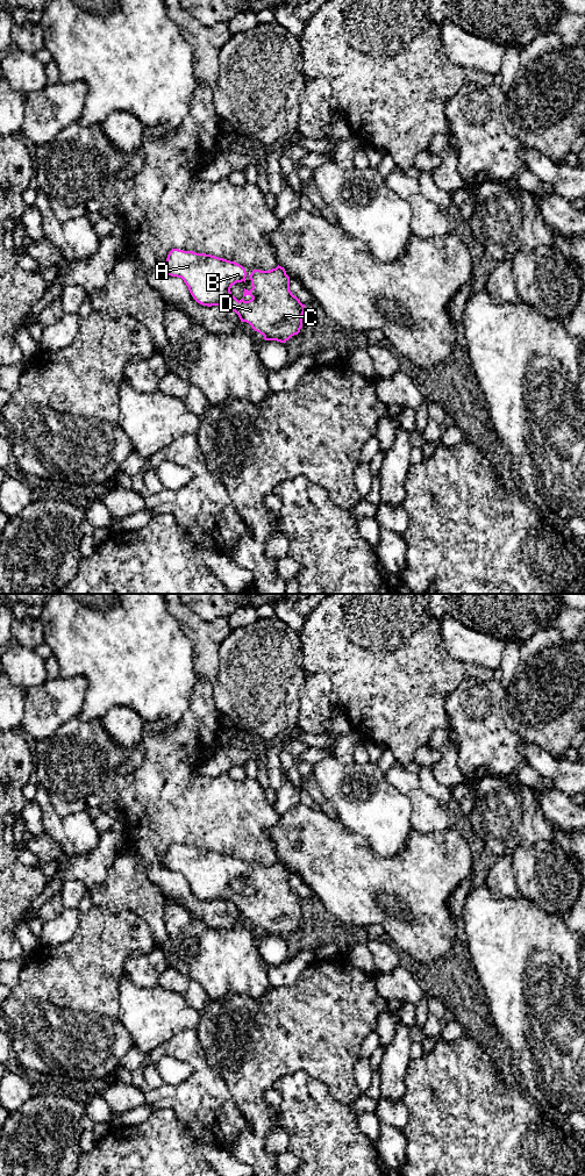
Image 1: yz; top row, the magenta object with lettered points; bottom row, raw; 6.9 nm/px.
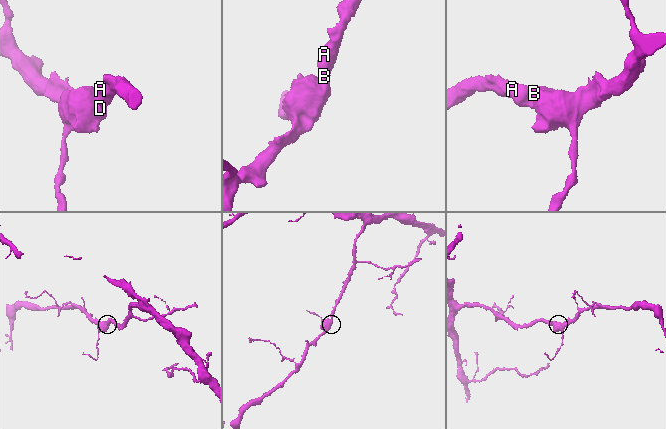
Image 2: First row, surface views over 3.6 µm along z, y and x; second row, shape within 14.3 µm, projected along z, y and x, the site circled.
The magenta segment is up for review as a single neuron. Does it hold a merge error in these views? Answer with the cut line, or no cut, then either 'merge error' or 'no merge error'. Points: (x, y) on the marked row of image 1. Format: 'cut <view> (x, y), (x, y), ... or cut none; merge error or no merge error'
cut none; no merge error

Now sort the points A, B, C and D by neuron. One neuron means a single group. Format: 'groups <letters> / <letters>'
groups A B C D

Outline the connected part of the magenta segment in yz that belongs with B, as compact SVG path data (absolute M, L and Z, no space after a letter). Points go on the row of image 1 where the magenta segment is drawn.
M172 249L166 258L164 273L181 278L198 303L208 307L223 306L235 311L241 322L249 323L255 331L264 336L265 340L286 343L300 332L305 304L290 291L290 277L279 265L270 271L254 270L249 277L252 288L250 291L244 288L240 301L231 294L230 288L236 282L245 282L247 272L235 261L212 254Z

